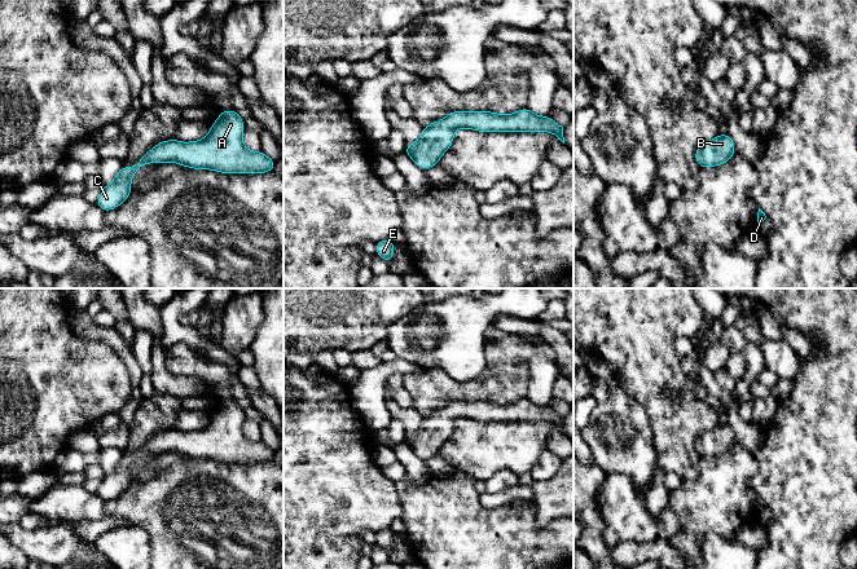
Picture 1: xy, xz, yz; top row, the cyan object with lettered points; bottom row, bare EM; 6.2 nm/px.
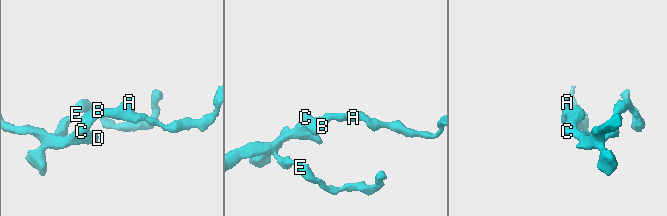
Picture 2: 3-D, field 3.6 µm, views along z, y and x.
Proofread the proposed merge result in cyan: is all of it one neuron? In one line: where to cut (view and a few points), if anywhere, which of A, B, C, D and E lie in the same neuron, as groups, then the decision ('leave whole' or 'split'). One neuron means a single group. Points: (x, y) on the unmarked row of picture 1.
cut none; groups A B C D E; leave whole

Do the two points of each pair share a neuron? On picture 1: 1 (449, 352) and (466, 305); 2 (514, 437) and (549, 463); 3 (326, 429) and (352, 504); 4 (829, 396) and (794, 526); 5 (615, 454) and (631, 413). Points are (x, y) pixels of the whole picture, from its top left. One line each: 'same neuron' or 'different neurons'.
1: same neuron
2: different neurons
3: same neuron
4: same neuron
5: same neuron

